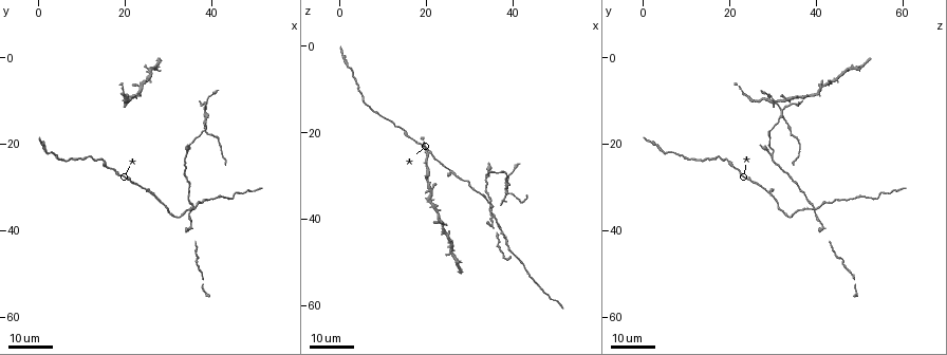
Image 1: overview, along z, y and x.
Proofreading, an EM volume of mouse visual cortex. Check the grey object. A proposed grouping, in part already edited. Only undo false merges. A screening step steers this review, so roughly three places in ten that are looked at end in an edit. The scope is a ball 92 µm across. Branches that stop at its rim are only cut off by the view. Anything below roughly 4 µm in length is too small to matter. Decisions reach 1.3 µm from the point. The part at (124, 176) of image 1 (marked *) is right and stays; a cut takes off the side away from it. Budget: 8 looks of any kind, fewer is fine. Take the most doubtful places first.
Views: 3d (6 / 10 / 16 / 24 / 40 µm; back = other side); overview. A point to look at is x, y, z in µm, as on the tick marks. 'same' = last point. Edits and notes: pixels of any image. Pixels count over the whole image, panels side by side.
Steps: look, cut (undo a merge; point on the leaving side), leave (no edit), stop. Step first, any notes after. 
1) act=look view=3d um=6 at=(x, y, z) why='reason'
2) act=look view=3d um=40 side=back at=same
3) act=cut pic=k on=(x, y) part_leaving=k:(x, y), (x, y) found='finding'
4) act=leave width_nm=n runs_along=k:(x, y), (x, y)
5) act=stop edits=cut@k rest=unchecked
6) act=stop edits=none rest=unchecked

act=look view=3d um=24 at=(35.0, 35.5, 40.0) why='four-way junction'

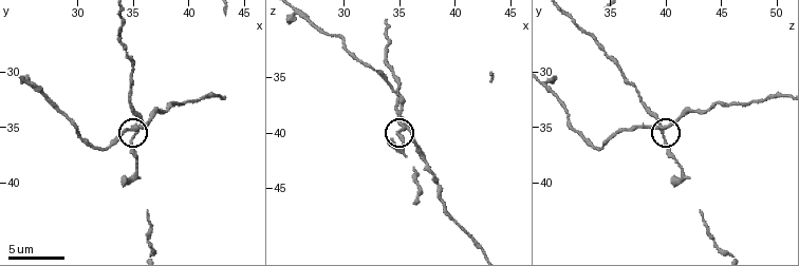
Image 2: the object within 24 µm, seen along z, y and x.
act=look view=3d um=10 at=(35.2, 35.2, 39.6)

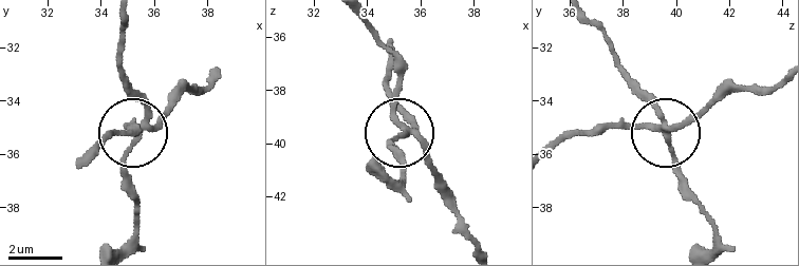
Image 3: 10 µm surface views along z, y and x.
act=leave width_nm=200 runs_along=3:(358, 19), (400, 87), (392, 148) found='one neuron here'

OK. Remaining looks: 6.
act=look view=3d um=16 at=(23.5, 6.5, 41.5) why='four-way junction'

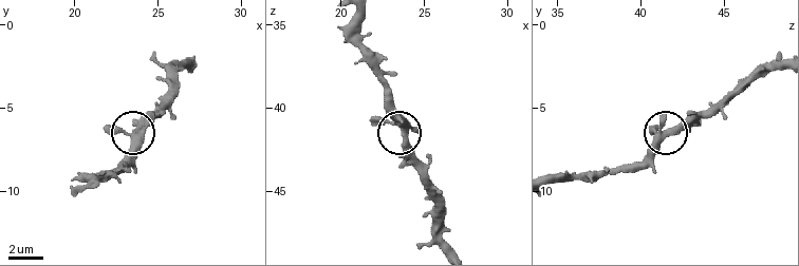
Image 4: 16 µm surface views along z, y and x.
act=look view=3d um=6 at=(23.8, 6.7, 41.4)

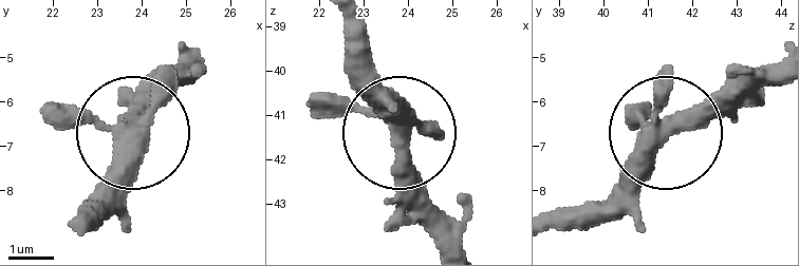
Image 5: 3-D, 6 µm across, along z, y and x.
act=leave found='continuous, no second neuron'

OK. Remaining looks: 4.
act=look view=3d um=24 at=(25.0, 31.5, 29.0) why='side arm on a straight run'

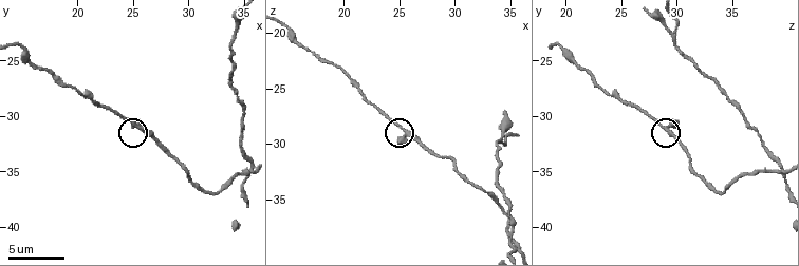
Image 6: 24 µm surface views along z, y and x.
act=look view=3d um=10 at=(25.4, 31.0, 28.6)

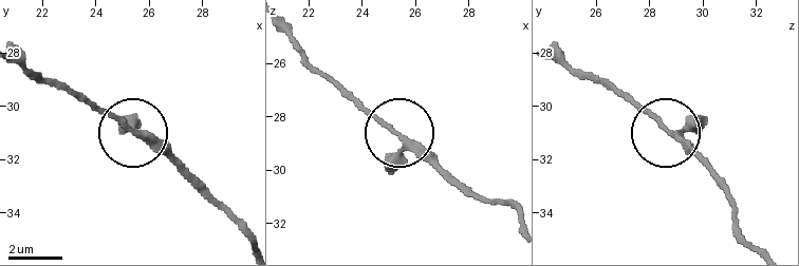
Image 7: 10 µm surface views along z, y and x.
act=look view=3d um=6 at=(25.5, 31.0, 28.9)

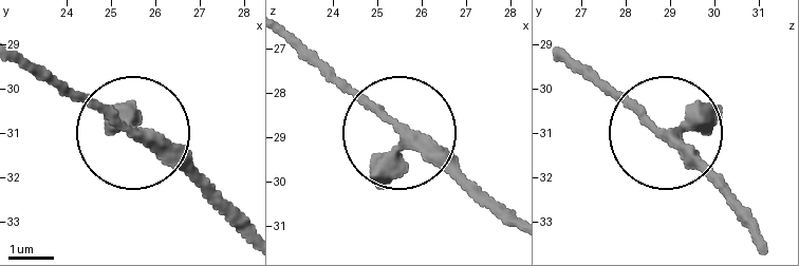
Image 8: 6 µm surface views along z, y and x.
act=leave arms=3 found='all the same neuron'

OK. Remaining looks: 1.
act=look view=3d um=10 at=(15.0, 24.0, 19.6) why='calibre changes'

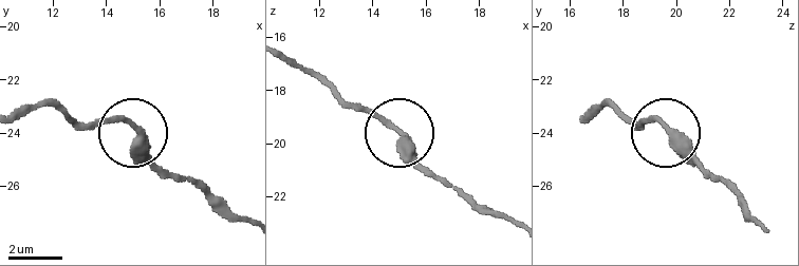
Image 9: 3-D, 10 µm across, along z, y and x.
act=leave runs_along=9:(515, 222), (487, 212), (432, 176), (385, 121), (339, 97) found='one neuron here'

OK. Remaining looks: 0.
act=stop edits=none rest=unchecked

